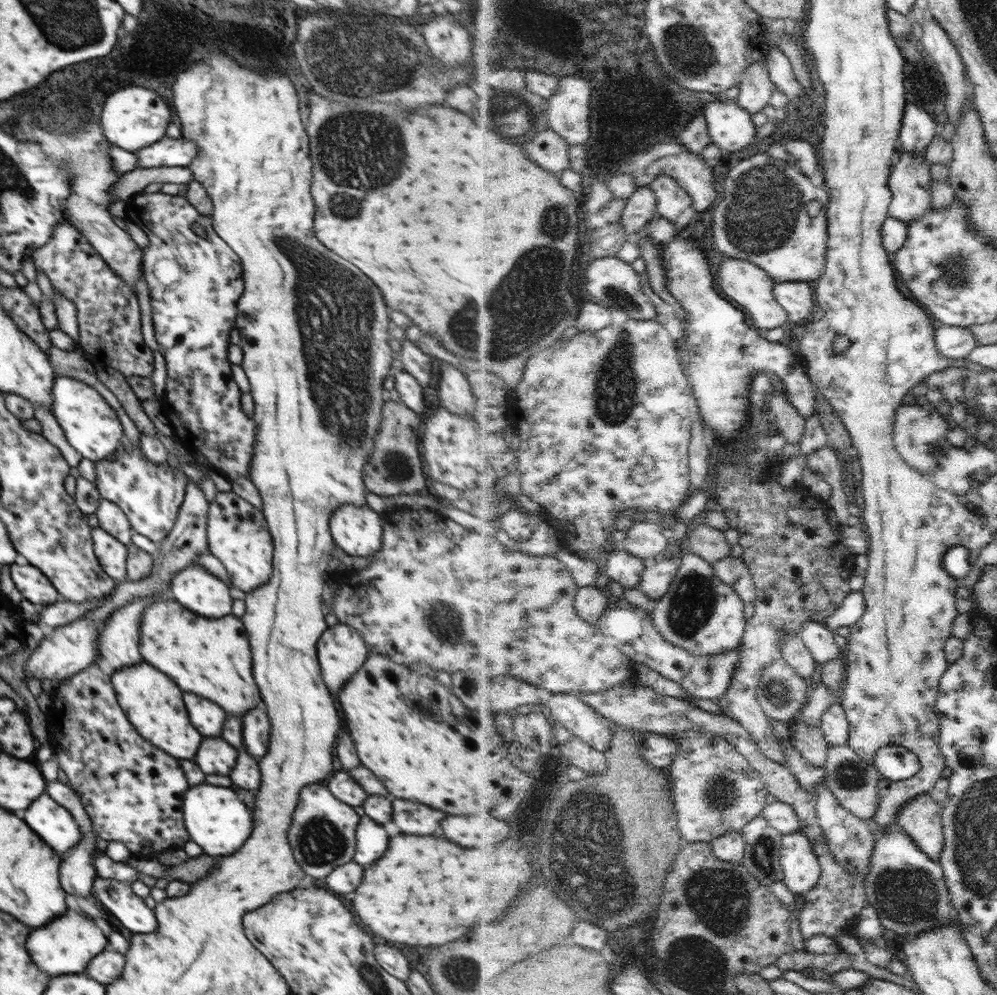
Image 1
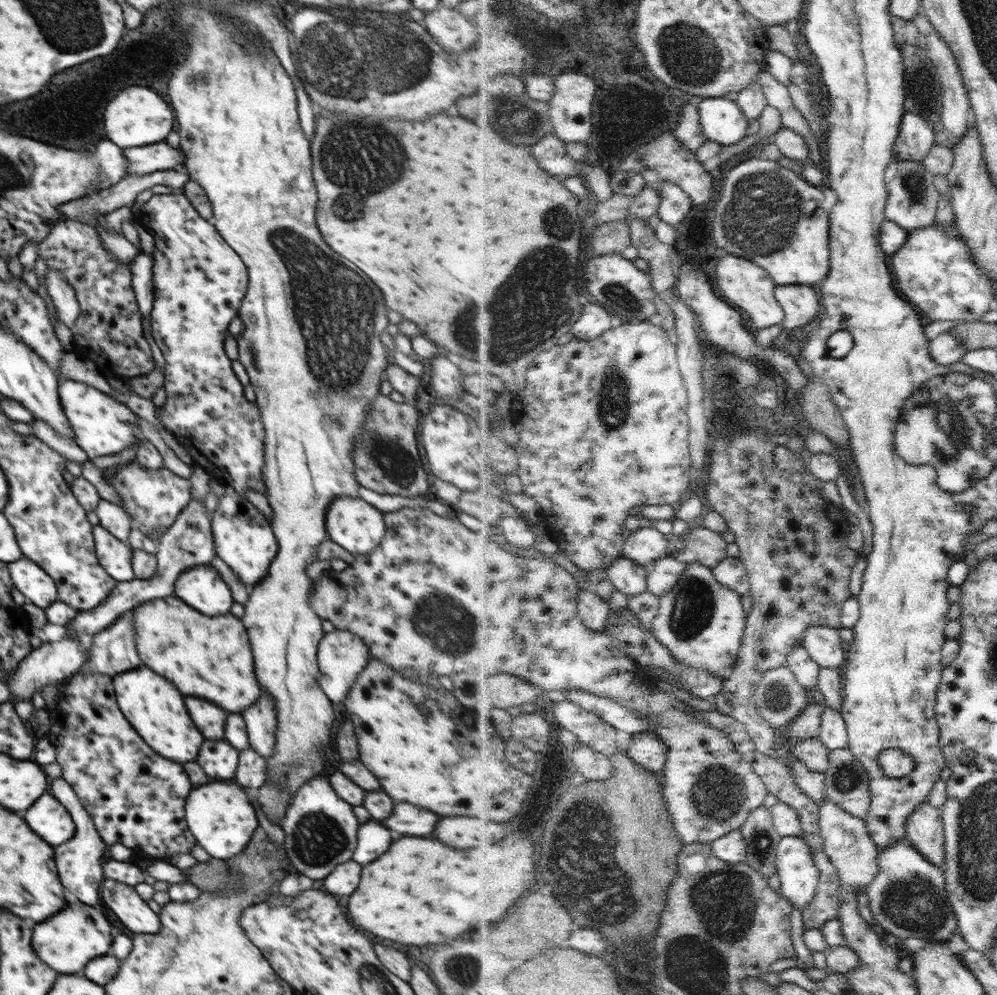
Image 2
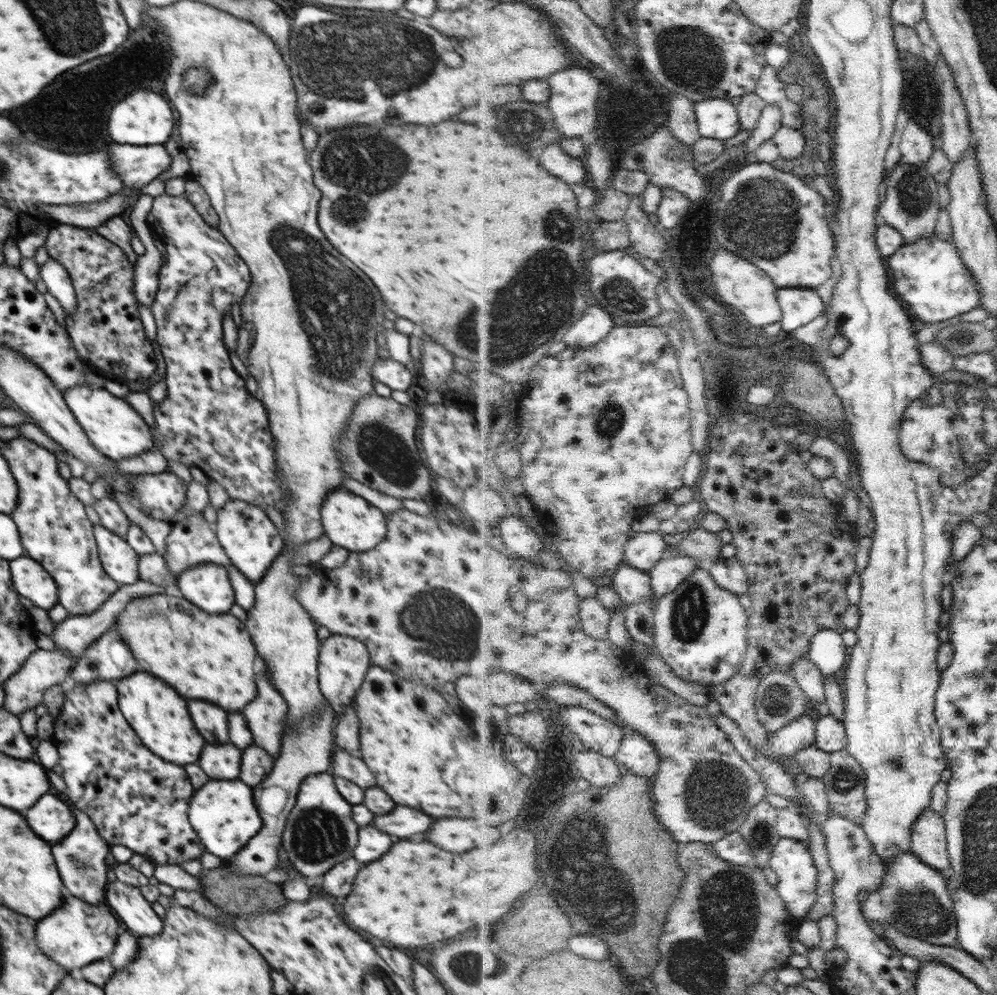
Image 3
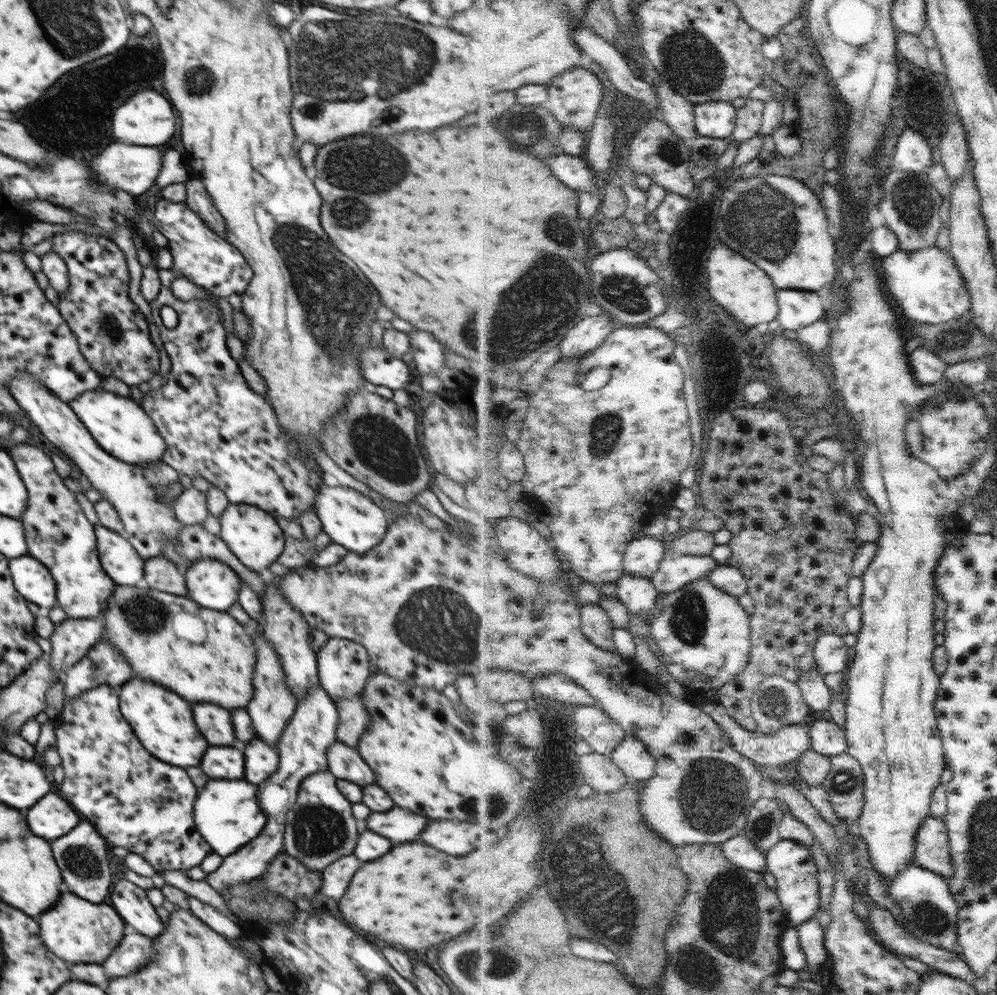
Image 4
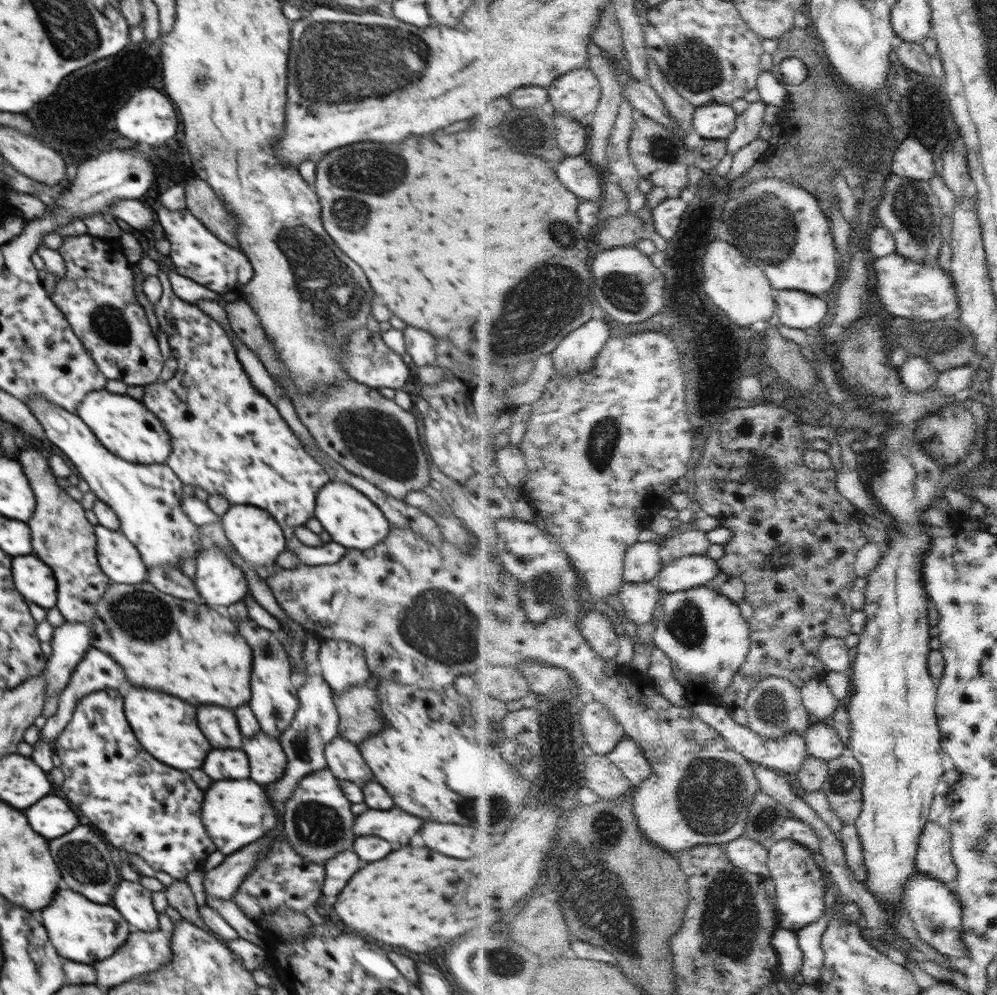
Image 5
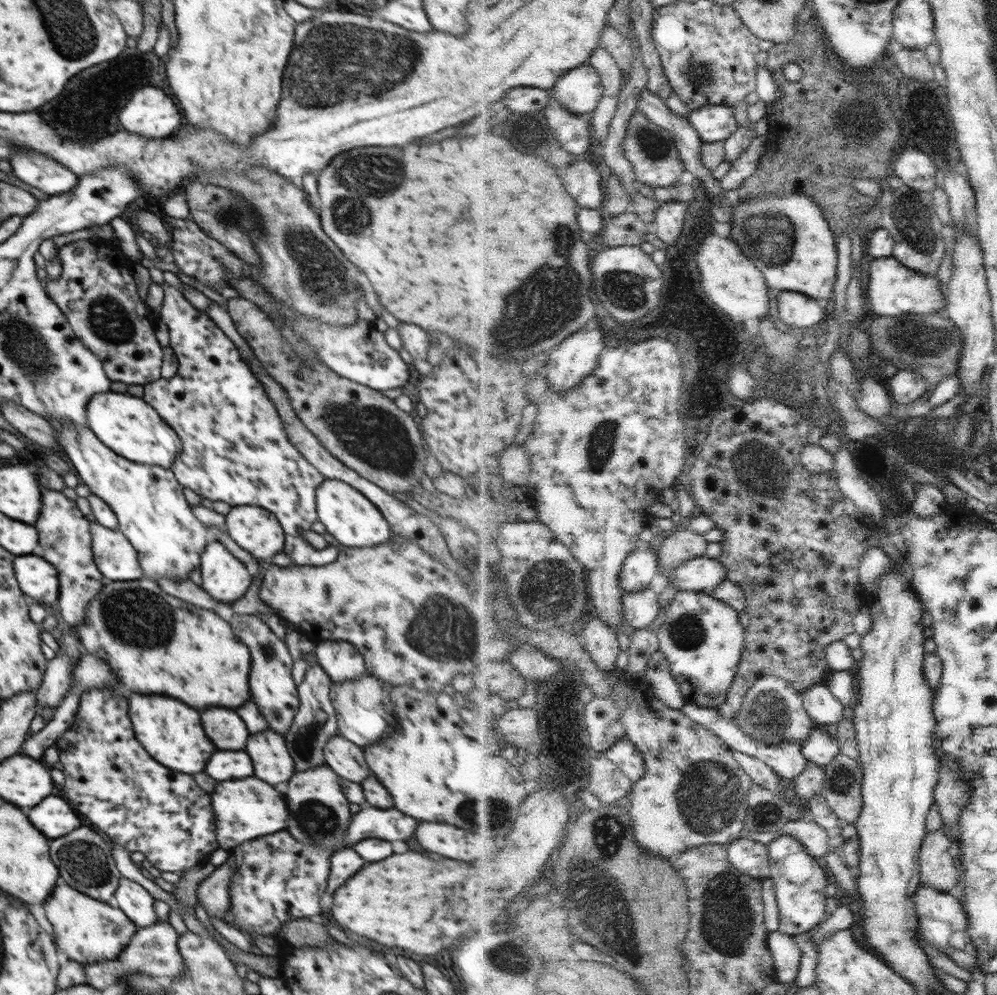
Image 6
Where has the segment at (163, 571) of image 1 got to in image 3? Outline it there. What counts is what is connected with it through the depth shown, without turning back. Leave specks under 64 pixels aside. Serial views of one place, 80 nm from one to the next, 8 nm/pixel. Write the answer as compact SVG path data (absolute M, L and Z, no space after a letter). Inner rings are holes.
M191 514L174 521L174 527L166 537L166 553L162 553L162 556L168 570L176 576L202 563L232 566L214 528L202 514ZM137 580L134 584L120 585L119 589L96 612L80 616L69 616L65 621L56 624L55 631L53 632L55 646L63 650L63 652L67 652L69 656L74 656L76 660L79 659L95 640L98 640L106 631L112 628L115 616L118 616L118 613L129 600L158 593L172 593L172 588L158 586L153 582L142 580Z

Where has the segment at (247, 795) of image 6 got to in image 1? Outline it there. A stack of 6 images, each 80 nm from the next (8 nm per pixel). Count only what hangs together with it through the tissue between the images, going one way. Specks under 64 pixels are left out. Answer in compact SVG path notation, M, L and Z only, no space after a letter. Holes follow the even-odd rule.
M200 784L183 794L182 805L184 826L189 832L190 841L195 842L206 855L211 857L230 856L234 854L246 838L252 834L252 812L238 798L238 794L224 786Z

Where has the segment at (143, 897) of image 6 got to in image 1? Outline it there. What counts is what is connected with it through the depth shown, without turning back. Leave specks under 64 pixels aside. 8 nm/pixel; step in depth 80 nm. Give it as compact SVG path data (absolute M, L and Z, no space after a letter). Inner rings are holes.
M97 876L92 894L100 900L102 908L105 907L133 934L154 933L157 929L154 911L132 891L130 884Z

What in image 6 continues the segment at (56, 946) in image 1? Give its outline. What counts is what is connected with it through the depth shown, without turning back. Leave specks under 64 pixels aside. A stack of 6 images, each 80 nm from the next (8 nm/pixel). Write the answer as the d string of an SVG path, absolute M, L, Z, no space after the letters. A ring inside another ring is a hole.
M62 881L57 883L44 906L46 906L46 918L50 920L60 948L66 950L70 959L83 965L118 958L130 945L138 929L134 926L134 922L130 922L124 911L116 906L110 906L110 903L100 902Z

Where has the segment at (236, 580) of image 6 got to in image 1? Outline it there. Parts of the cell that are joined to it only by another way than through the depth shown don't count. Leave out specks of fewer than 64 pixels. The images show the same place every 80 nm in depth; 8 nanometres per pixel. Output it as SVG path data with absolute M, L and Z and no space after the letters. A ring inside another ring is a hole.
M191 566L176 573L169 590L184 608L206 618L231 614L233 598L229 586L202 567Z

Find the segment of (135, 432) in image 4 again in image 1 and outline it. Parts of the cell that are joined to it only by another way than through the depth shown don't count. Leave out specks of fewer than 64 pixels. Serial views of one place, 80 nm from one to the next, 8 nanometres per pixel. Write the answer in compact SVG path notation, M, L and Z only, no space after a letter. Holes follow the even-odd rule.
M58 376L54 379L51 397L53 398L52 414L64 431L70 446L76 449L83 459L96 464L120 449L125 440L120 420L114 409L106 403L96 389L72 377Z

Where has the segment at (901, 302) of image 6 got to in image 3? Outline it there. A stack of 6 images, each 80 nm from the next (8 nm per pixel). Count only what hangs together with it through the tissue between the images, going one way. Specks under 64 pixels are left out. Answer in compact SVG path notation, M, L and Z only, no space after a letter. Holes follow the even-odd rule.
M934 233L918 243L906 244L888 258L888 263L897 292L910 305L915 316L927 325L937 322L943 324L945 320L981 306L980 283L973 277L972 270L965 266L956 243L949 238L942 239Z

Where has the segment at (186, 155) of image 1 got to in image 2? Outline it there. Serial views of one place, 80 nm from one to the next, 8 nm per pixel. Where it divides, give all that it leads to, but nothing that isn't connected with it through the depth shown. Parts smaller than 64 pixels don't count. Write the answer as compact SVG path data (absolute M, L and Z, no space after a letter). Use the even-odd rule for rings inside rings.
M165 140L139 147L123 149L127 160L127 174L142 176L160 170L170 170L184 164L185 152L172 148Z

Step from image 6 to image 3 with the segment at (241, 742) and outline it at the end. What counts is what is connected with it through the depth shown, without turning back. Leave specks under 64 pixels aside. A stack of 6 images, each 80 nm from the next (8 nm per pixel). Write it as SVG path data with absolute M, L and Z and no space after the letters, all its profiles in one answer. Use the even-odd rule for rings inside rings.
M188 700L190 716L200 730L200 734L206 738L206 742L228 742L228 714L226 710L198 700Z

